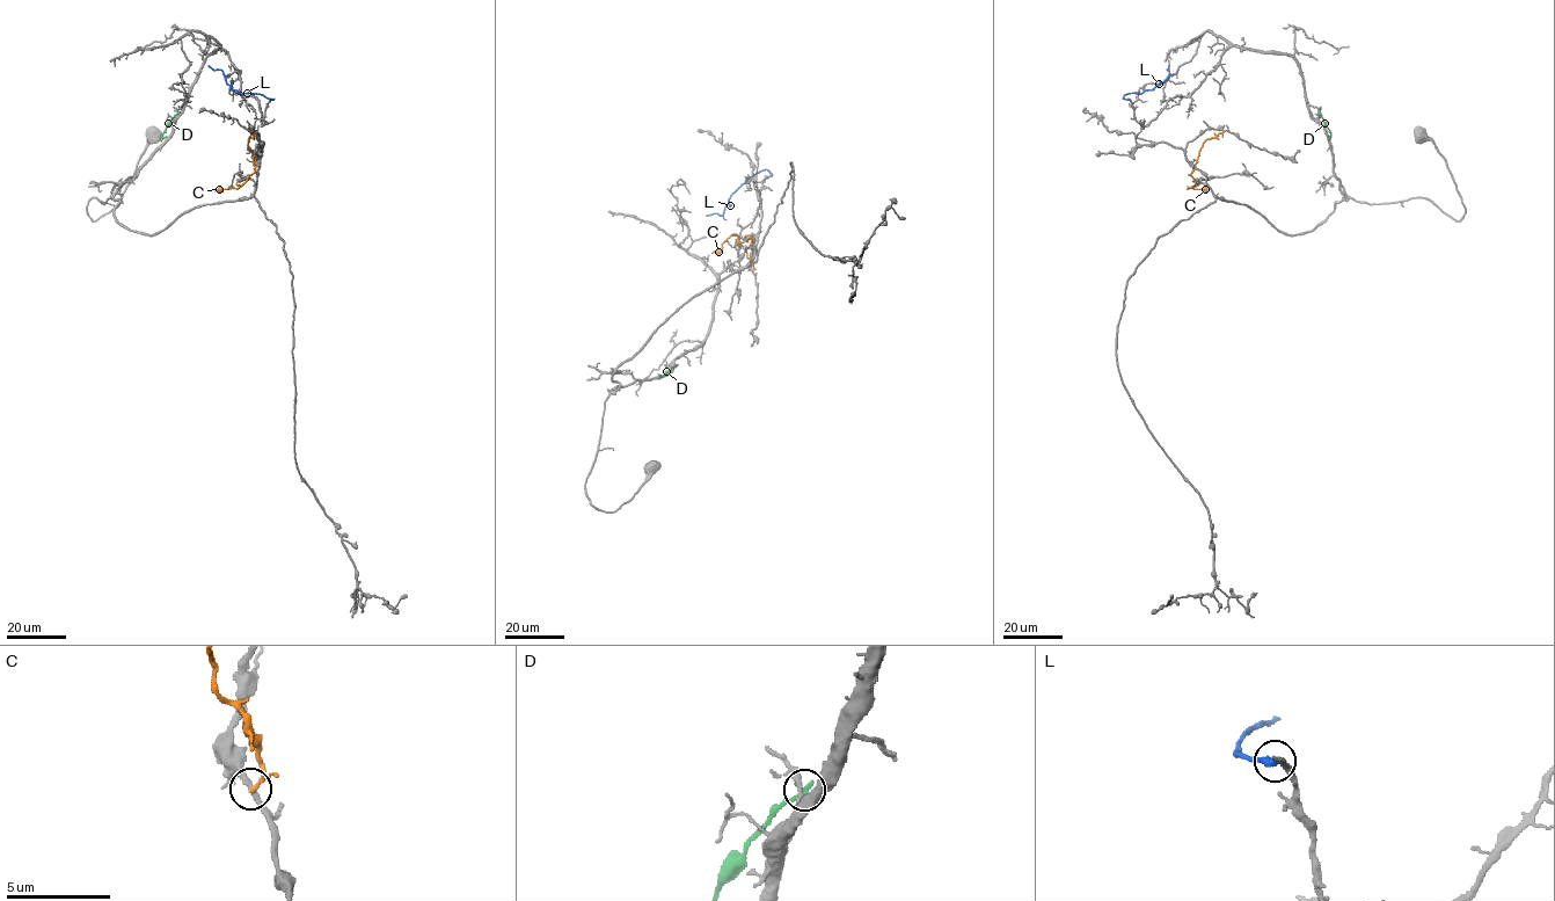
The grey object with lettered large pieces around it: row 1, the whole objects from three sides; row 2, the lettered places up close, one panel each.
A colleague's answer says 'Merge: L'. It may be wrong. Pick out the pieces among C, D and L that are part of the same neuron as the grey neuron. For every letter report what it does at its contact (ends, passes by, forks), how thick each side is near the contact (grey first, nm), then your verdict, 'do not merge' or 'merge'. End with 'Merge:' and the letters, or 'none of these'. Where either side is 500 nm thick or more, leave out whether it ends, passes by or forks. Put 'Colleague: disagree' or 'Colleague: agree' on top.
Colleague: disagree
C: it ends; calibres 280 and 200 nm; do not merge
D: it ends; calibres 200 and 240 nm; do not merge
L: it ends; calibres 280 and 360 nm; do not merge
Merge: none of these

